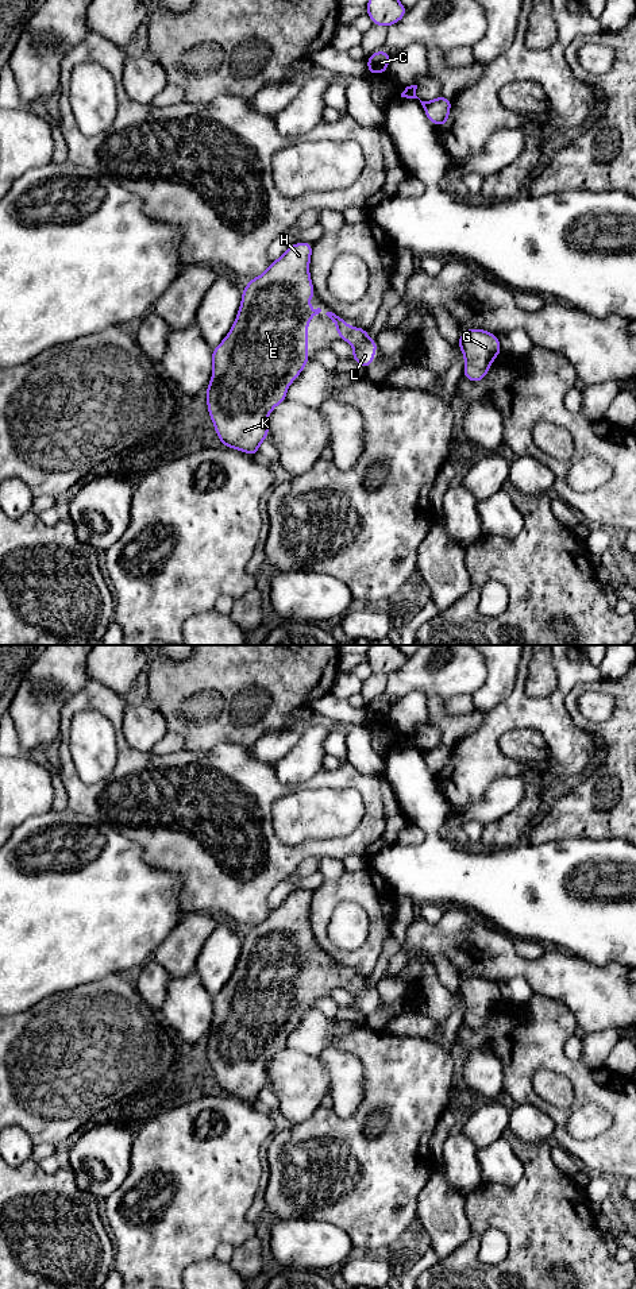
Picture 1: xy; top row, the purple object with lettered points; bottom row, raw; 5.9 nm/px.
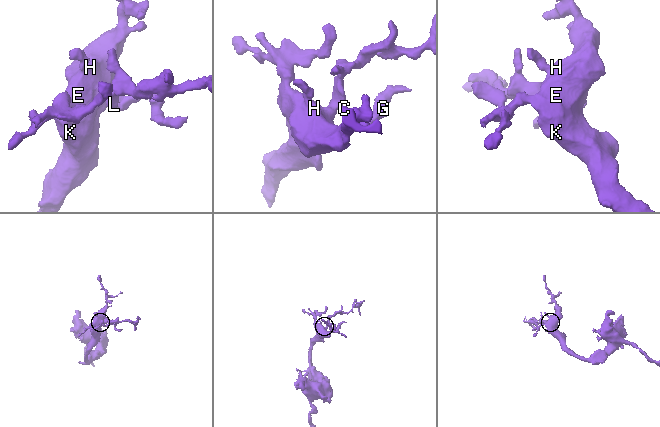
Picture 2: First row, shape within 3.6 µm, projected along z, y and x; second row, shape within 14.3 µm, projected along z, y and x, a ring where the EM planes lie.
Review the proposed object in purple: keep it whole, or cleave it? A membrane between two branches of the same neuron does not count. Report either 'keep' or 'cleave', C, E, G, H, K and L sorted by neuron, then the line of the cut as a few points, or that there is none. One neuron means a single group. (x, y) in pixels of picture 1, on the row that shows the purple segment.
keep | C E G H K L | no cut

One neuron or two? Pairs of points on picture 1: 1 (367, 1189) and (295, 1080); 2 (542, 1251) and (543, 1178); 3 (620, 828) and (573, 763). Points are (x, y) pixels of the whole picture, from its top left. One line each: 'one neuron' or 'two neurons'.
1: two neurons
2: one neuron
3: two neurons

